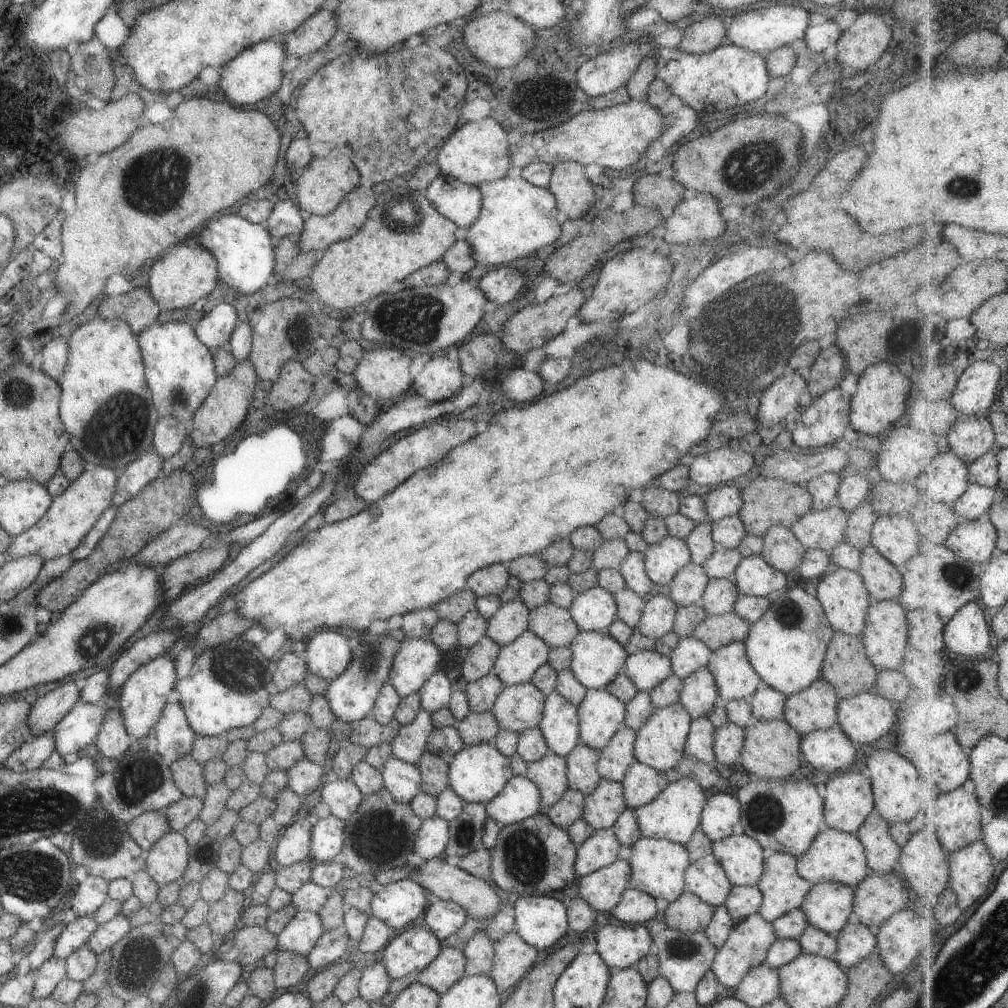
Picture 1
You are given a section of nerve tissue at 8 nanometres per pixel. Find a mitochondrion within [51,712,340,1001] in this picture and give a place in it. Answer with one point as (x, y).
(141, 778)

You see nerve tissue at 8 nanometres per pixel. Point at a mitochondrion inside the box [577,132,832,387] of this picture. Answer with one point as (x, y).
(749, 165)

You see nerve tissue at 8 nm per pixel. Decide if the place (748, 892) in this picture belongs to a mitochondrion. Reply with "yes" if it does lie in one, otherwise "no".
no

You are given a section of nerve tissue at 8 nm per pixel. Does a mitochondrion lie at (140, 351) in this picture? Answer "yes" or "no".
no

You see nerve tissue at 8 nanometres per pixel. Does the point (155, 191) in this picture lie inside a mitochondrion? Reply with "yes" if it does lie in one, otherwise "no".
yes

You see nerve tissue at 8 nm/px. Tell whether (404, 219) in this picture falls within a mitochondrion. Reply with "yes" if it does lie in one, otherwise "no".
yes

